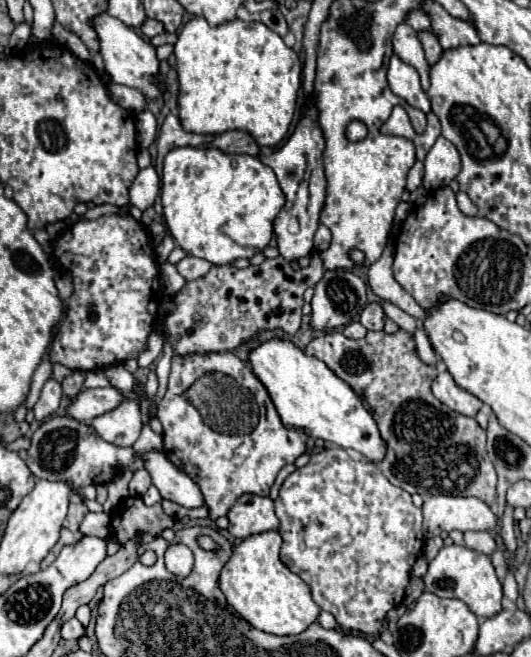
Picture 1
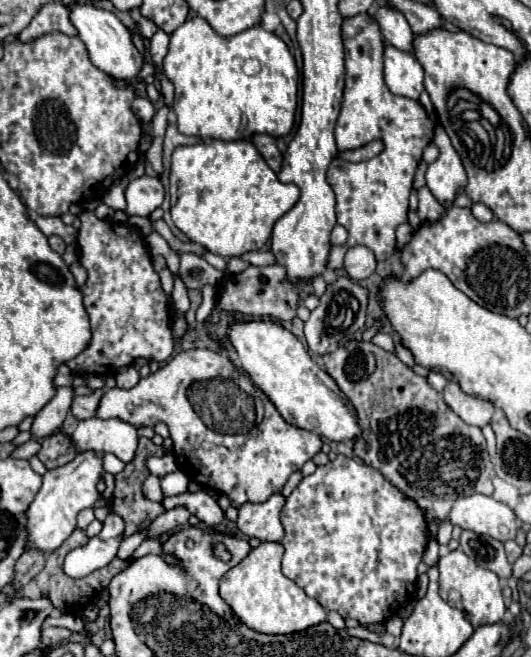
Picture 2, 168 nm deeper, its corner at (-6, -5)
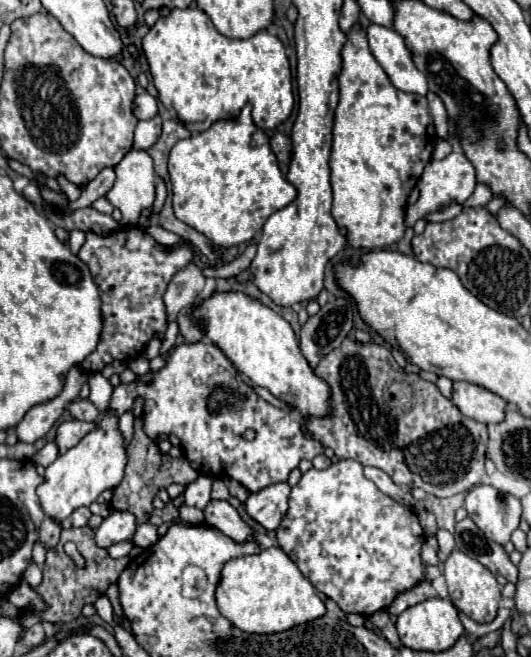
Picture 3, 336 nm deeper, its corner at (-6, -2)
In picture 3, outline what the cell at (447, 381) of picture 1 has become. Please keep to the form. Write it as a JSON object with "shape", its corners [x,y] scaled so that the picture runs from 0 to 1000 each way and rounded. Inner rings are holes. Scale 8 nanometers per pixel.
{"shape":[[[855,581],[851,612],[866,621],[874,633],[911,645],[945,642],[957,618],[957,612],[945,609],[938,600],[885,581]]]}

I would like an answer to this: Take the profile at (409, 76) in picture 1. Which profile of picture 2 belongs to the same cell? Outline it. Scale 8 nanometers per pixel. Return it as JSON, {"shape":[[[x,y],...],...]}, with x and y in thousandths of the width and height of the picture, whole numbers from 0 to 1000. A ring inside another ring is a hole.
{"shape":[[[727,68],[723,78],[723,123],[742,145],[787,151],[798,139],[798,105],[776,81],[738,75]]]}

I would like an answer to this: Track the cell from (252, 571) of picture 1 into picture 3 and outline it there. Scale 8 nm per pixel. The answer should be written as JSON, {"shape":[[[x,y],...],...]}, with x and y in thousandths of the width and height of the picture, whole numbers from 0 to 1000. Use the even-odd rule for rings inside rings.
{"shape":[[[520,831],[478,846],[456,846],[426,855],[407,895],[407,916],[414,935],[448,959],[467,965],[535,962],[550,953],[603,941],[614,932],[595,895],[569,877],[561,861],[535,843],[535,837]]]}

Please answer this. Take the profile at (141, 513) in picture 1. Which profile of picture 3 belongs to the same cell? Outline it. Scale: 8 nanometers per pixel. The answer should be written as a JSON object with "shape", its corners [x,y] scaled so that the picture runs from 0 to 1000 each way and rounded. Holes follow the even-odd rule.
{"shape":[[[260,633],[252,639],[252,664],[241,676],[241,709],[234,718],[234,731],[226,734],[226,740],[215,743],[207,770],[215,776],[237,776],[249,779],[260,791],[260,798],[279,795],[282,782],[286,782],[286,761],[298,752],[298,746],[316,743],[316,737],[339,731],[339,721],[369,721],[369,715],[358,709],[350,694],[339,697],[320,697],[320,694],[305,694],[298,679],[275,664],[271,651],[267,651],[267,633]]]}

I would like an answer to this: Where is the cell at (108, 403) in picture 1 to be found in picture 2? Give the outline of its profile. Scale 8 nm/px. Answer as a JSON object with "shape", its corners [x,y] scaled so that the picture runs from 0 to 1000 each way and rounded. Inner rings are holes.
{"shape":[[[358,531],[335,537],[294,568],[264,577],[264,583],[249,592],[200,592],[188,607],[181,635],[207,638],[226,635],[237,644],[256,650],[290,647],[298,641],[313,644],[320,653],[320,665],[328,671],[328,689],[335,714],[358,726],[358,732],[403,744],[433,760],[437,772],[452,775],[460,766],[497,766],[516,750],[527,750],[535,735],[554,717],[565,717],[569,708],[588,699],[606,683],[606,668],[588,659],[542,647],[512,610],[471,580],[467,571],[448,568],[437,556],[433,543],[395,534],[395,531]],[[437,623],[444,623],[444,656],[429,653],[437,647]]]}

